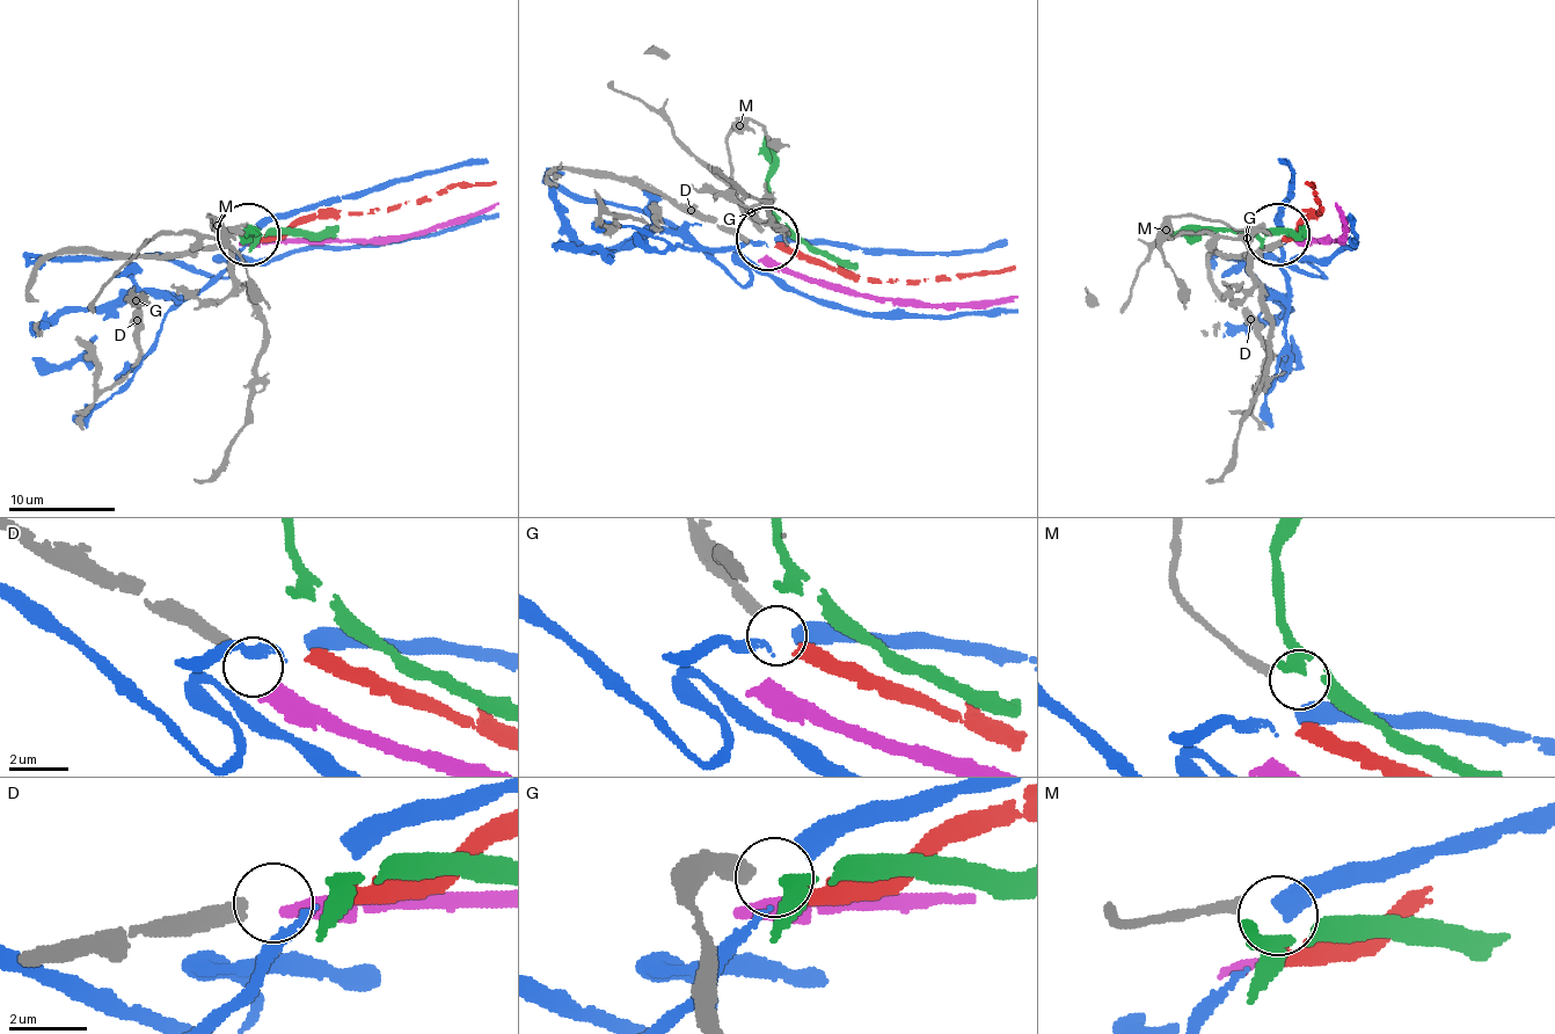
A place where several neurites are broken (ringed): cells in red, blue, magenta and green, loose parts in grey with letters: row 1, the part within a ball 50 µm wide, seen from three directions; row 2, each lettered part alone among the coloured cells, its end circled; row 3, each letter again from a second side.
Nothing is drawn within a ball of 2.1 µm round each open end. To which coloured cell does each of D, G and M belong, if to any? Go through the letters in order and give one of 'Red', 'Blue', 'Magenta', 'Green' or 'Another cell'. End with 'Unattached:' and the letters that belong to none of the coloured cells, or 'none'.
D: Magenta
G: Red
M: Another cell
Unattached: M

